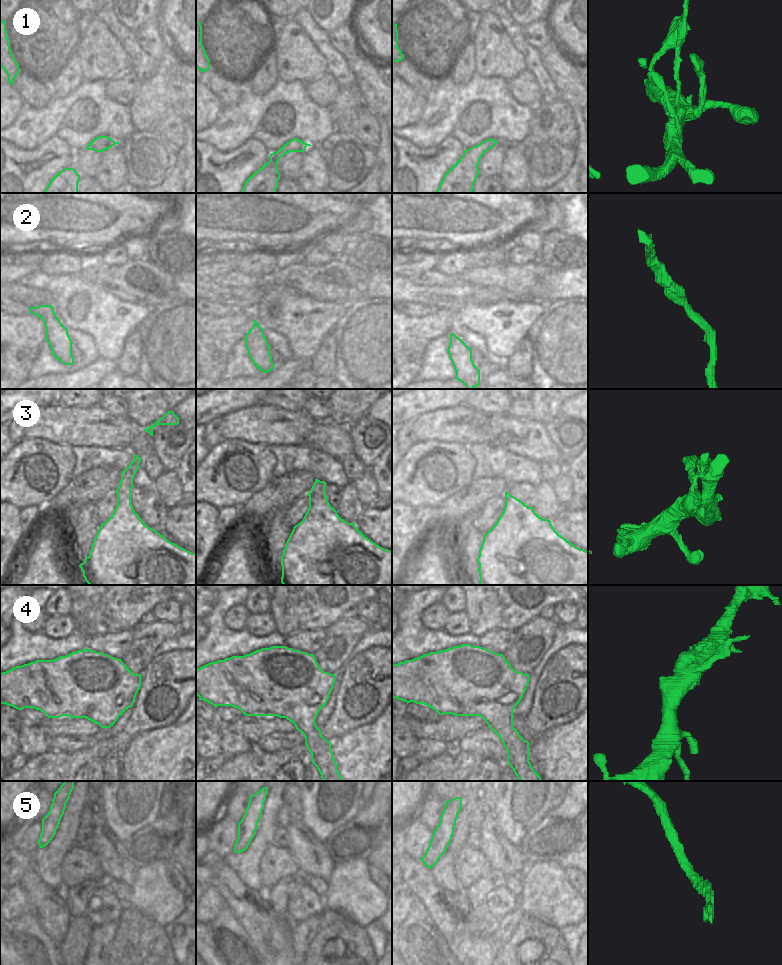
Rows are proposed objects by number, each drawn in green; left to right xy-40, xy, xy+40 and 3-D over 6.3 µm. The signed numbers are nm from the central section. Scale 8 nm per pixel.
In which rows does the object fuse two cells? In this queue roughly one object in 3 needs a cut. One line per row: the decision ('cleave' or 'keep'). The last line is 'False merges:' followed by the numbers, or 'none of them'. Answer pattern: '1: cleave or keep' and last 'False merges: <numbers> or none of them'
1: keep
2: keep
3: keep
4: keep
5: keep
False merges: none of them

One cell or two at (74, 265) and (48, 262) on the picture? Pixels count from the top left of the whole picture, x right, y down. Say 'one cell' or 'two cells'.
one cell

